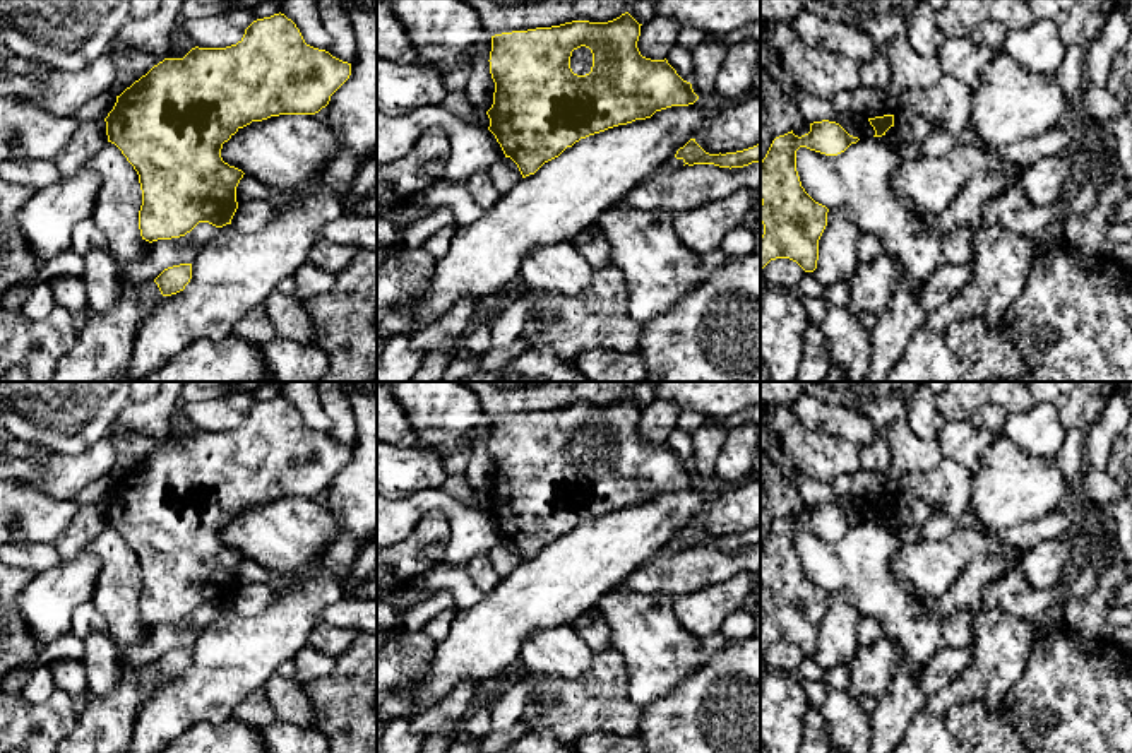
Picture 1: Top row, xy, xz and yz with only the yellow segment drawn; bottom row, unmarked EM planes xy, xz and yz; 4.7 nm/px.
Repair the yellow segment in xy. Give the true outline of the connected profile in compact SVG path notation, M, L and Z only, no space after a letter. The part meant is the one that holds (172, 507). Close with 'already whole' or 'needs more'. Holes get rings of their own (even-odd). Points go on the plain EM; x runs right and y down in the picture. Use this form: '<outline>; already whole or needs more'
M281 395L253 404L236 428L226 431L195 430L183 442L164 442L154 448L116 479L113 493L104 501L108 525L122 534L139 558L142 573L139 613L142 623L152 626L180 621L199 606L209 606L216 611L231 608L238 592L236 570L245 556L223 544L223 527L252 505L279 498L319 496L349 459L351 447L307 428L296 407Z; already whole

